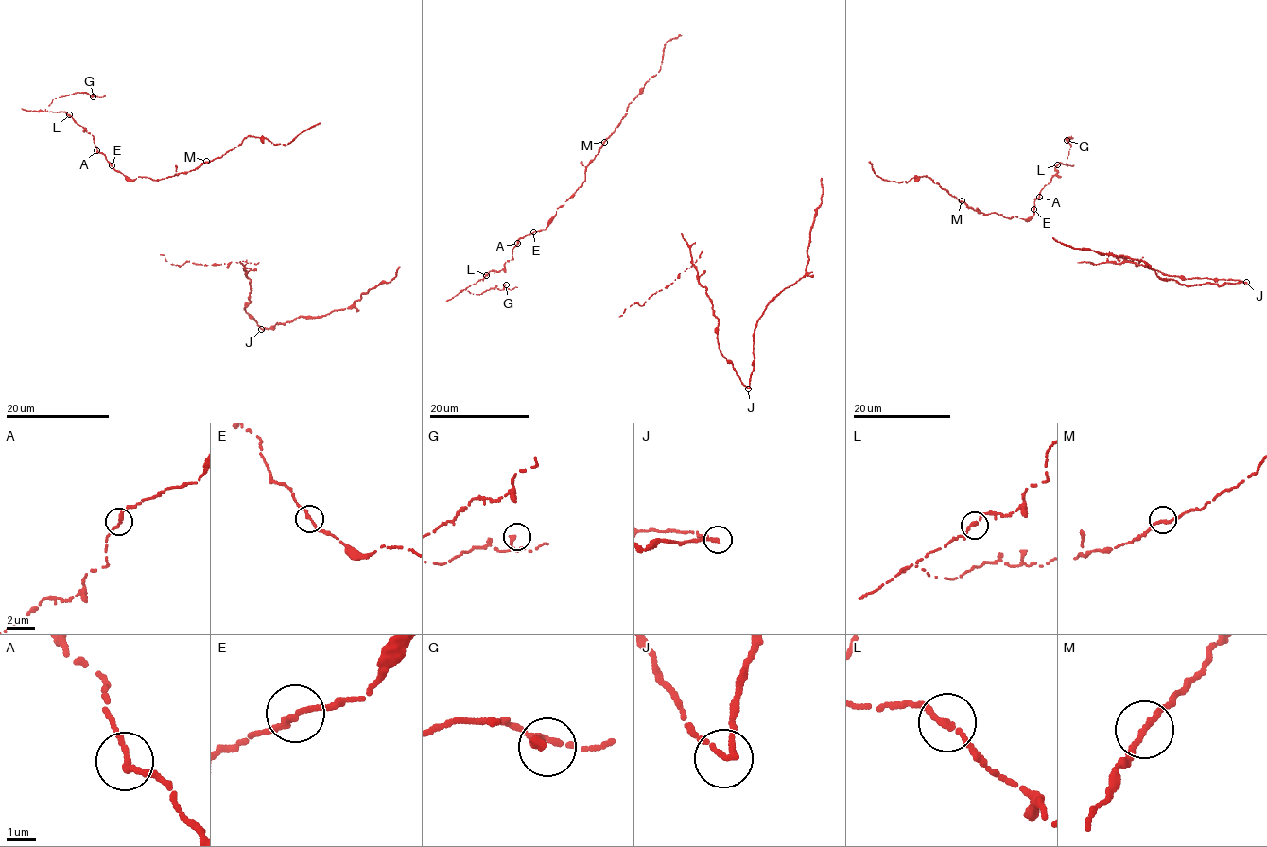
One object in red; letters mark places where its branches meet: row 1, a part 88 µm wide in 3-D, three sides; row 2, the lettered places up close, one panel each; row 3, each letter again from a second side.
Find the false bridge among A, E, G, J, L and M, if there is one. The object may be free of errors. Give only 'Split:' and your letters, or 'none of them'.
Split: J

